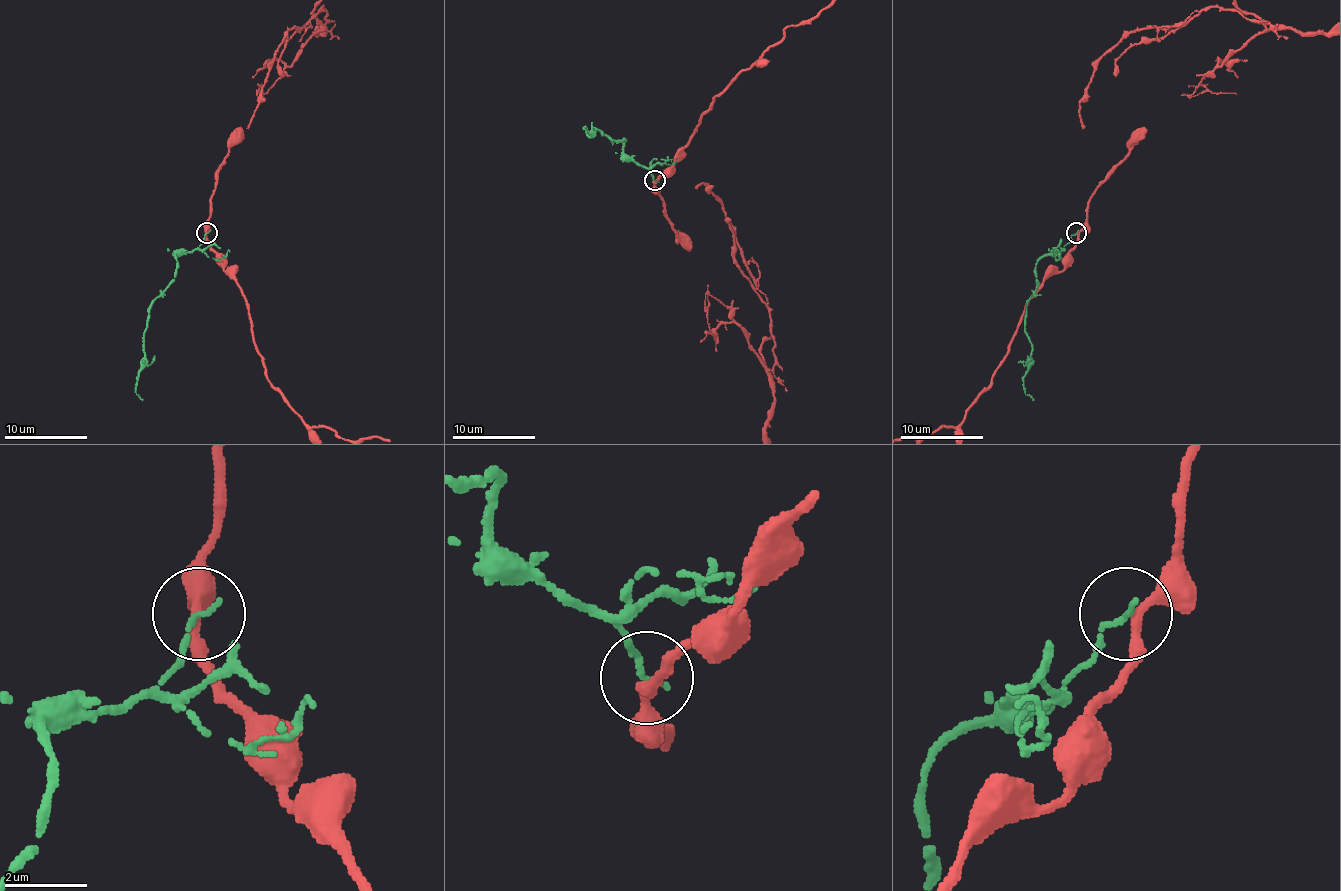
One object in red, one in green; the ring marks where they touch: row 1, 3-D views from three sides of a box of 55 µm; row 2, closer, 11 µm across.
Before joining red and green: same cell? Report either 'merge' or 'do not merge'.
do not merge

